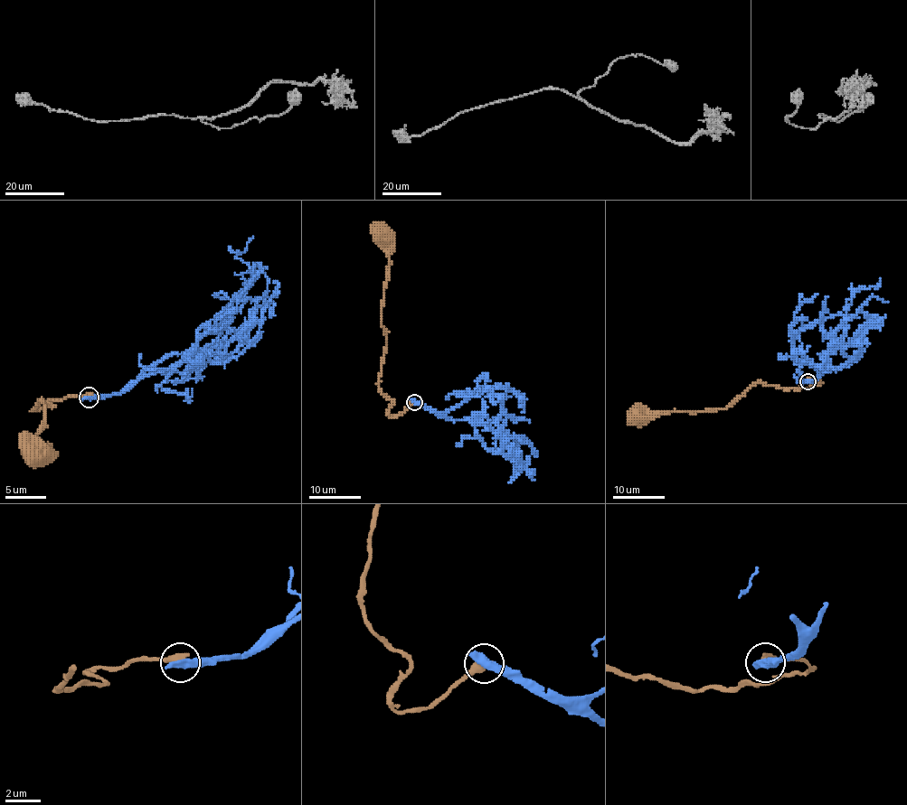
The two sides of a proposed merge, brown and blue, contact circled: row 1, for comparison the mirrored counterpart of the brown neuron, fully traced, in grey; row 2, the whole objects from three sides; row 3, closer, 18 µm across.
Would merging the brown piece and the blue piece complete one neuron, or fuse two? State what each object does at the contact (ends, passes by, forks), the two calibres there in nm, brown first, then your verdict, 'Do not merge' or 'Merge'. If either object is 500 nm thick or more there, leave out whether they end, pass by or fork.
Thickness 500 nm (brown) against 550 nm. Do not merge

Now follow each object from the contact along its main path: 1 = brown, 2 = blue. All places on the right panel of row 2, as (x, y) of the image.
1: (807, 380), (821, 382), (784, 389), (754, 383), (724, 407), (658, 412), (640, 417)
2: (807, 380), (817, 377), (825, 353), (834, 369), (857, 359), (845, 354), (843, 341), (847, 322), (863, 306)

